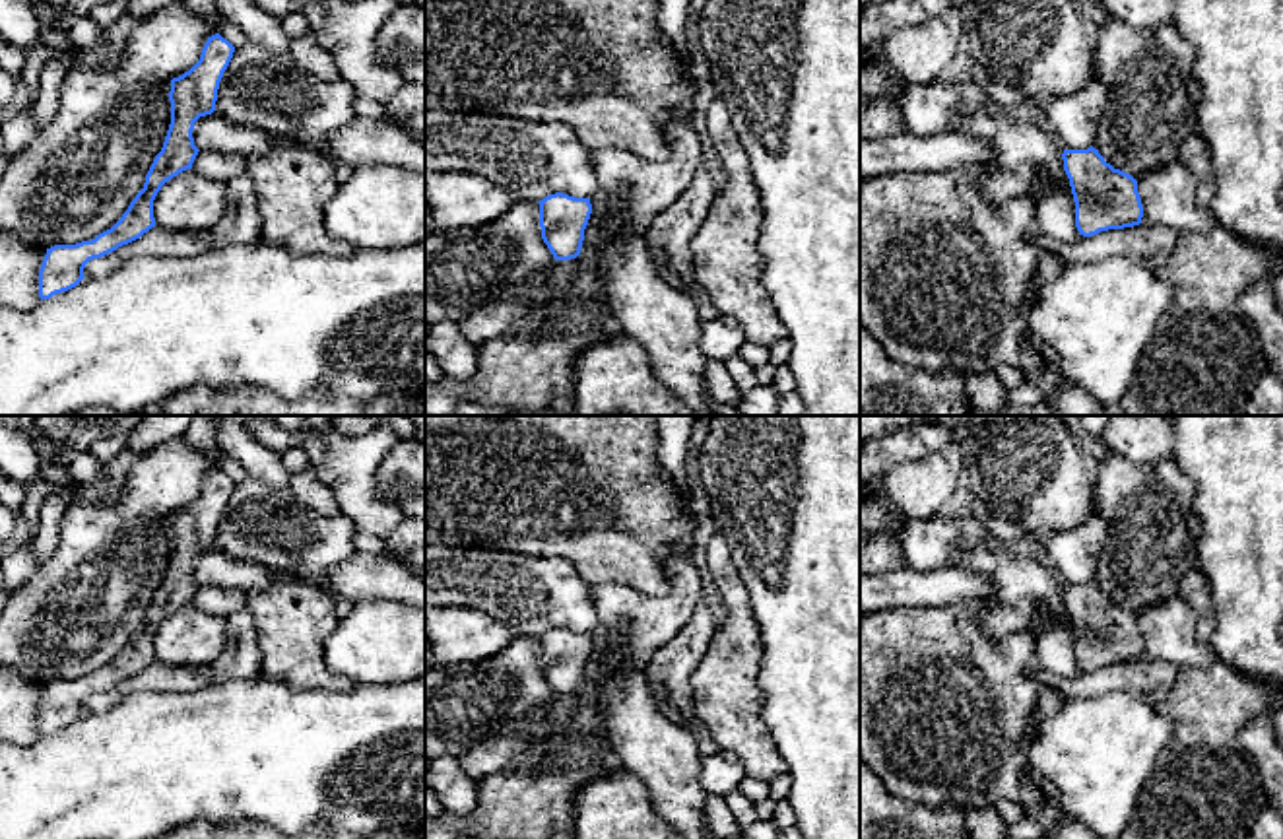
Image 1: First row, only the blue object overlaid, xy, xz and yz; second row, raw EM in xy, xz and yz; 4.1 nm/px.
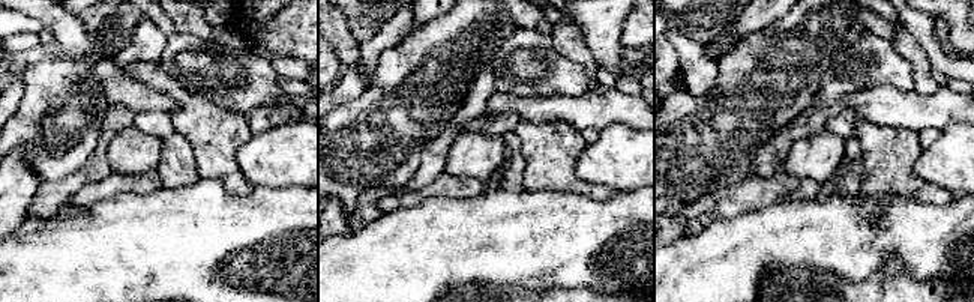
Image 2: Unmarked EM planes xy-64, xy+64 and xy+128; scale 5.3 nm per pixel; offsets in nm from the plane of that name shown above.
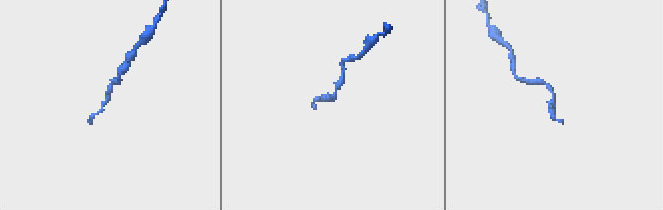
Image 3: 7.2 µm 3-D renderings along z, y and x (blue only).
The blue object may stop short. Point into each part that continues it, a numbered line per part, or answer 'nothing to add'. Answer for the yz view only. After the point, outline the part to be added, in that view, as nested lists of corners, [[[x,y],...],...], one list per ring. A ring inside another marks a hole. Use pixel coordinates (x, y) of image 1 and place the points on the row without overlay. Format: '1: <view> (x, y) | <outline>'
nothing to add

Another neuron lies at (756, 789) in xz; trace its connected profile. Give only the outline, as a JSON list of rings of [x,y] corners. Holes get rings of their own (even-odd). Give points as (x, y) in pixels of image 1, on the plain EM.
[[[745,775],[738,790],[747,796],[753,804],[759,804],[771,796],[771,783]]]

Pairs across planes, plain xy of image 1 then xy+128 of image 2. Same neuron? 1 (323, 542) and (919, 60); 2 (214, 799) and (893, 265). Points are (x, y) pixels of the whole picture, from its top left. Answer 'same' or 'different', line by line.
1: different
2: different

